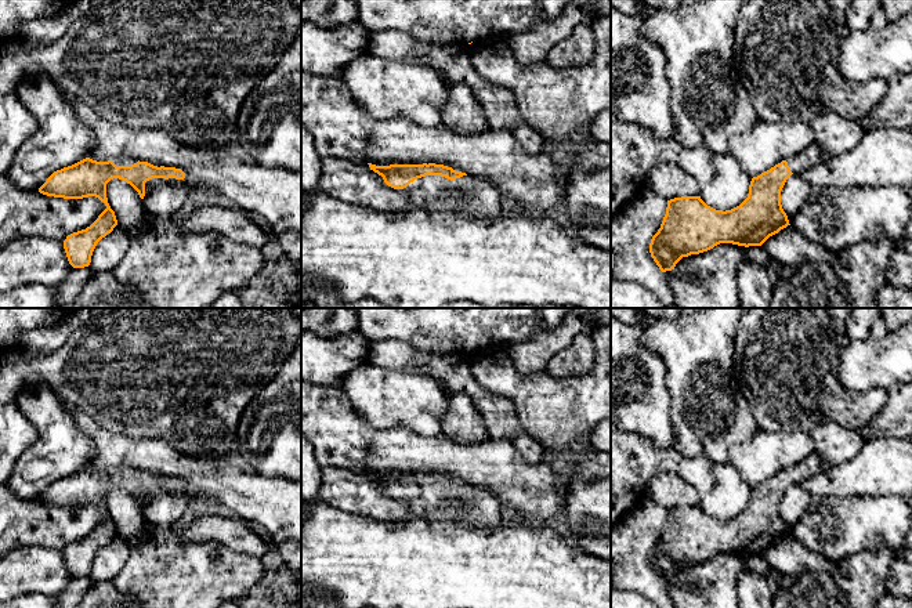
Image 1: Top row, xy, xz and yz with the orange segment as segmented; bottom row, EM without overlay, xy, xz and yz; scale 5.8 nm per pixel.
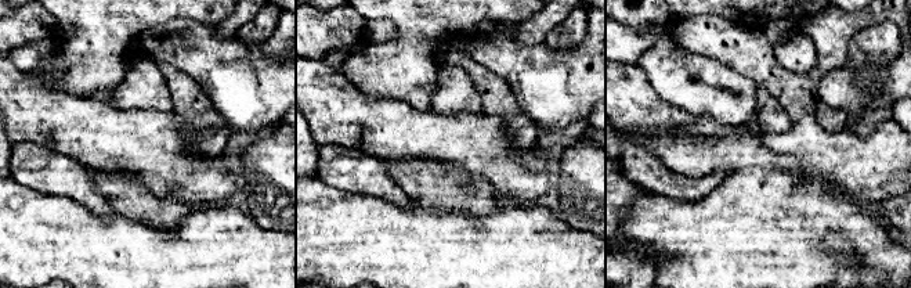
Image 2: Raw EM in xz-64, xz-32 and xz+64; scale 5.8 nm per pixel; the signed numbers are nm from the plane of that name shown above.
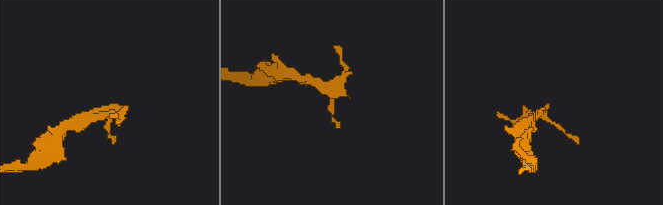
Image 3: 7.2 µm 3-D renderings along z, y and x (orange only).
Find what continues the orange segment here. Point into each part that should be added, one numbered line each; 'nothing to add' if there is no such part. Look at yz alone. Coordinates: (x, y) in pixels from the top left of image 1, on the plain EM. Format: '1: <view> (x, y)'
1: yz (814, 464)

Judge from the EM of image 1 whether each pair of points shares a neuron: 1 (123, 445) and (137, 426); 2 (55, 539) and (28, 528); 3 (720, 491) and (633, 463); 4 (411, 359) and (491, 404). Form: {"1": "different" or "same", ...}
{"1": "different", "2": "same", "3": "same", "4": "same"}

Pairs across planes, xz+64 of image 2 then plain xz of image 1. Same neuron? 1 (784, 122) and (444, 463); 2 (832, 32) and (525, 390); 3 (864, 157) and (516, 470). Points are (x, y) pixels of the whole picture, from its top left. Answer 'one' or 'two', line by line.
1: two
2: two
3: one

